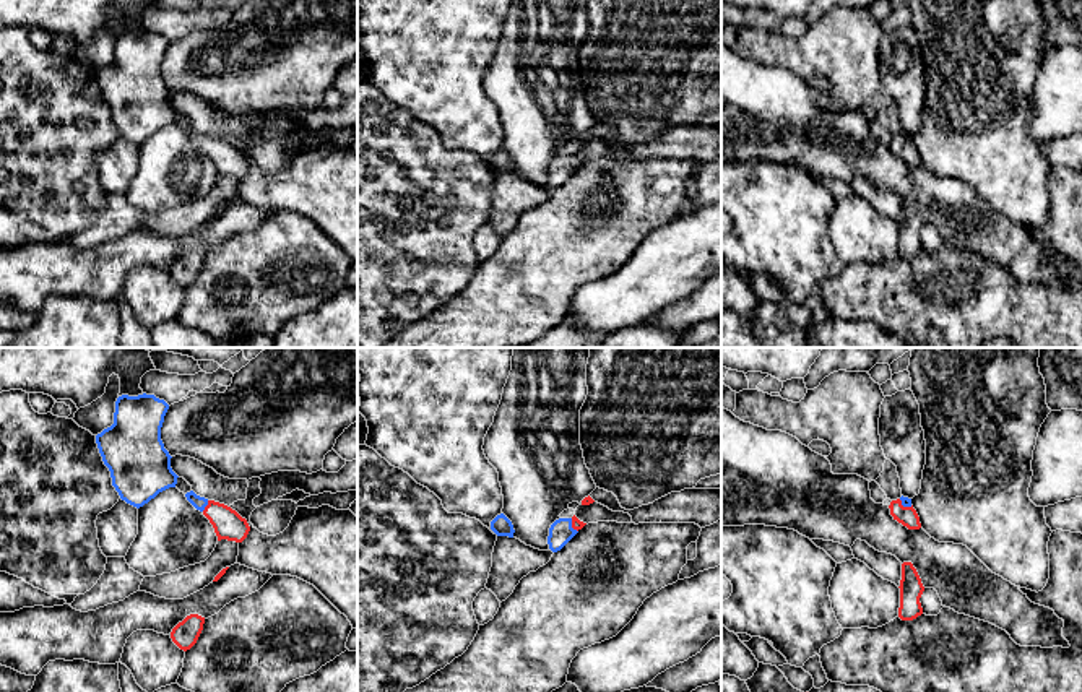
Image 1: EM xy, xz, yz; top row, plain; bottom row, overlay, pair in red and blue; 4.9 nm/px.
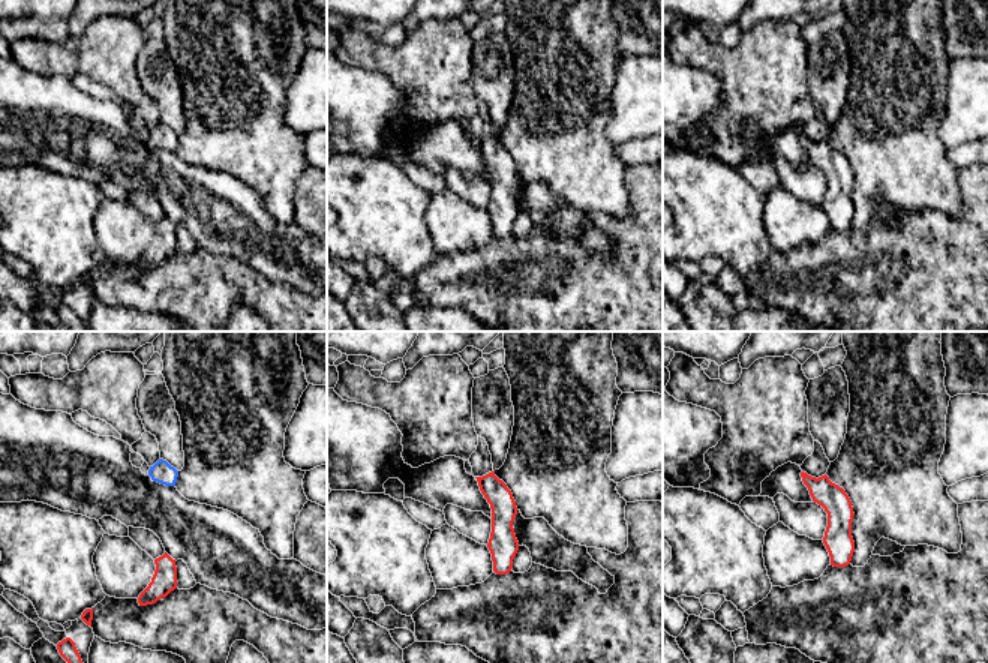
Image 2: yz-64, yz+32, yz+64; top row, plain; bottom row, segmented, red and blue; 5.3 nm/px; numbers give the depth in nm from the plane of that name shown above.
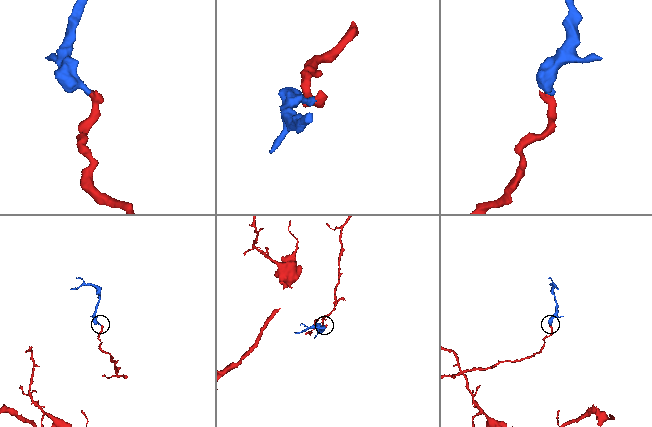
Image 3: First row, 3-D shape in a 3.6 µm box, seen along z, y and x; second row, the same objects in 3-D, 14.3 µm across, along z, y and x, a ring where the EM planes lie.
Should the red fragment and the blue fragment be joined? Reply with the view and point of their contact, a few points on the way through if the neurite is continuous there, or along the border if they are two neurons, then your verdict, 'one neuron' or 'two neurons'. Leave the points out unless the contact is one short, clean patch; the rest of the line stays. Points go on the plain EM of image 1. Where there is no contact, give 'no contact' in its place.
meets red in xy at (207, 142); runs through xy (228, 160), (207, 142), (199, 138); one neuron

